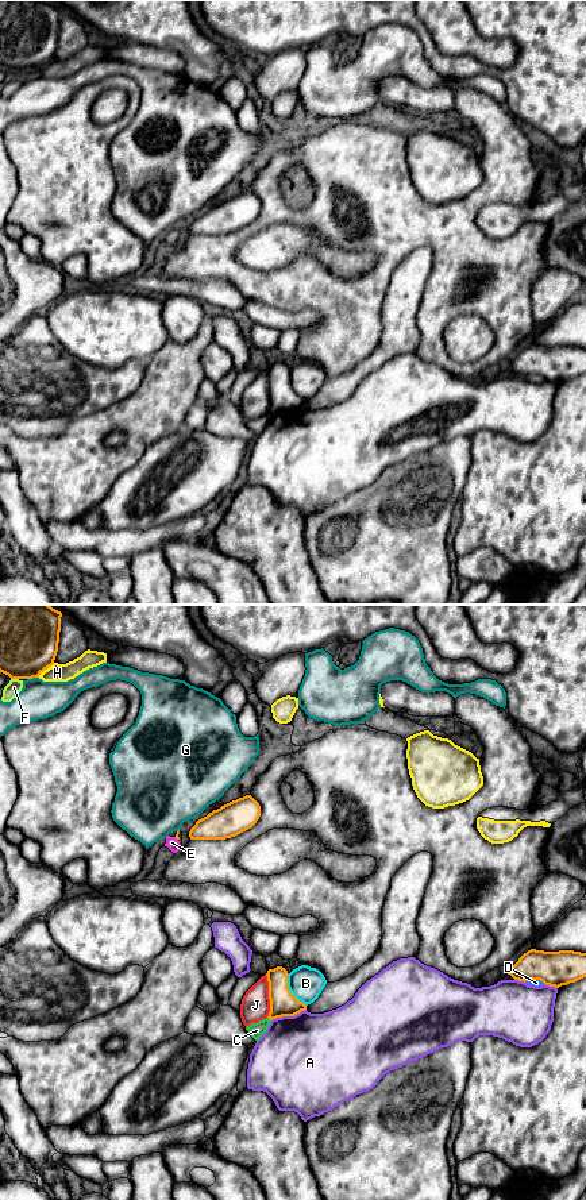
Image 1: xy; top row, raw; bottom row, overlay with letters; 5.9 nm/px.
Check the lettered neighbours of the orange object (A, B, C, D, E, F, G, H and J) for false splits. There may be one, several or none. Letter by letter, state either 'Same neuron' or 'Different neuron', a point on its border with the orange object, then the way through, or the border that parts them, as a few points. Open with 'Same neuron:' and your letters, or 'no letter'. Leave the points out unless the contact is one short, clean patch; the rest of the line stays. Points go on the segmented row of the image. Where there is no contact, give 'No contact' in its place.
Same neuron: E
A: Different neuron. Touches orange at xy (288, 1015)
B: Different neuron. Touches orange at xy (288, 990)
C: Different neuron. Touches orange at xy (269, 1018). Boundary: xy (268, 1017), (270, 1021)
D: Different neuron. Touches orange at xy (535, 979)
E: Same neuron. No contact
F: Different neuron. Touches orange at xy (15, 678)
G: Different neuron. Touches orange at xy (31, 678)
H: Different neuron. Touches orange at xy (45, 668)
J: Different neuron. Touches orange at xy (269, 996)

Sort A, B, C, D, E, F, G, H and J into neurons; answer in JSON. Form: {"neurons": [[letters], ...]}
{"neurons": [["A"], ["B"], ["C"], ["D"], ["E"], ["F"], ["G"], ["H"], ["J"]]}

